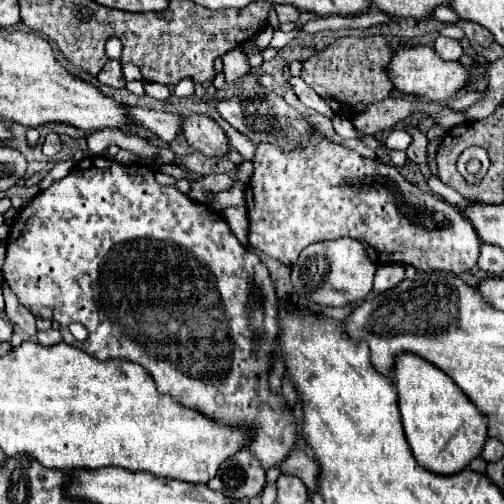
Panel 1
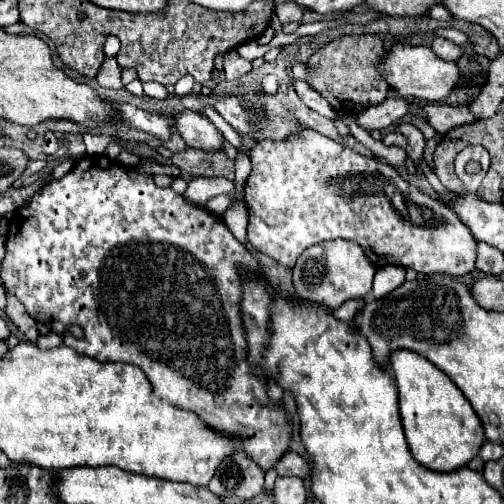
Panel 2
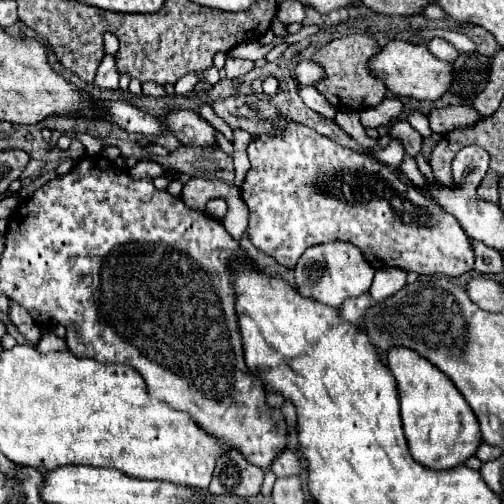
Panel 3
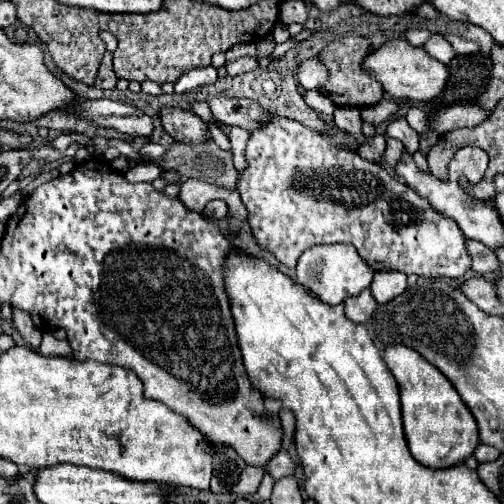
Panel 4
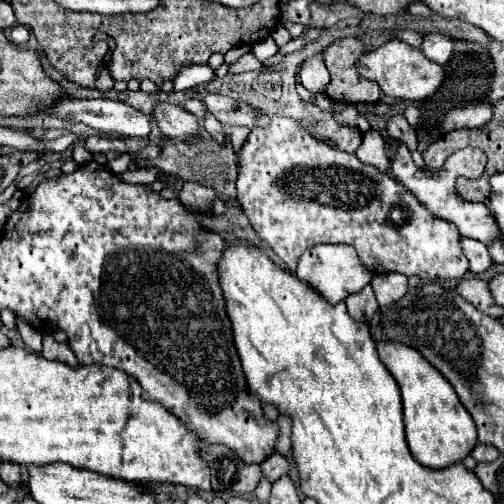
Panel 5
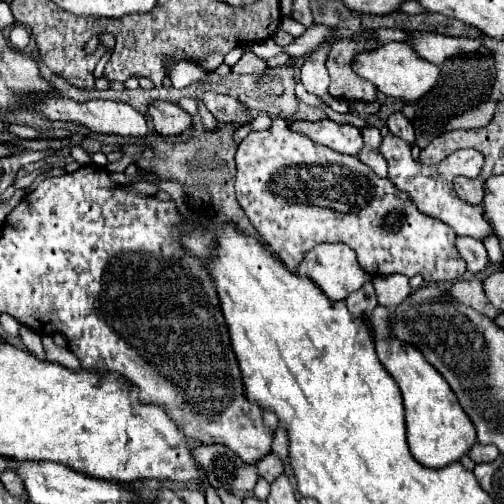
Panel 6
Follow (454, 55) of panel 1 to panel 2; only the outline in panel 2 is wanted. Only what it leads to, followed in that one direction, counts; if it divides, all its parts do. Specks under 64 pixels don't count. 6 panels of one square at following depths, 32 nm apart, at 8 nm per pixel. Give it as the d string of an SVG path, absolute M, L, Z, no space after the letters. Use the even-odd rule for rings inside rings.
M434 38L430 48L432 48L432 52L434 52L438 58L442 58L442 60L458 60L460 54L462 54L462 50L460 50L454 42L450 42L450 40L446 40L446 38Z

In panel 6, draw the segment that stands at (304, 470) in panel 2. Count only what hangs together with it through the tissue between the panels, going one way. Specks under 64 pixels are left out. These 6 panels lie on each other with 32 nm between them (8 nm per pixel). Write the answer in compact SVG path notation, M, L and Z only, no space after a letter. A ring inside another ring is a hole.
M266 454L264 458L260 458L256 464L258 476L264 478L266 482L272 482L274 478L278 478L284 472L284 464L274 456L274 454Z

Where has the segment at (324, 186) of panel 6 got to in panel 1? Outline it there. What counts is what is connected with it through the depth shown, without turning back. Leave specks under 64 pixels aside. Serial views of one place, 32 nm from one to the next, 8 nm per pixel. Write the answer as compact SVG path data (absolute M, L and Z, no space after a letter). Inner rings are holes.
M310 132L308 144L296 144L290 152L278 144L262 142L256 146L252 164L254 174L244 192L250 216L248 242L252 248L280 260L286 266L292 266L306 246L334 238L358 240L376 266L406 264L422 272L444 270L458 276L474 268L478 260L480 238L476 232L472 232L470 224L452 204L432 194L420 192L396 170L396 166L364 158L358 152L324 138L318 132Z

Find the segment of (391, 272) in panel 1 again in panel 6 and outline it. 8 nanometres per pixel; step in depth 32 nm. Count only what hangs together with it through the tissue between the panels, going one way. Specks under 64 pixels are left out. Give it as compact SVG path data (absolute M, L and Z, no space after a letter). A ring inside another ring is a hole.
M404 274L374 278L374 288L376 288L378 302L380 302L382 306L388 306L388 308L396 308L396 306L402 304L402 302L408 298L408 294L410 294L408 276L404 276Z

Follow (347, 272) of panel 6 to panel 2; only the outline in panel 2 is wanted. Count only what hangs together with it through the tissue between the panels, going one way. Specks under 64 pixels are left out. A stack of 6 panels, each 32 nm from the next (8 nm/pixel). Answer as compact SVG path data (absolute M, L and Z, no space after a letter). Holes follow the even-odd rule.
M332 240L306 248L294 266L294 288L304 300L318 302L328 308L338 308L350 298L370 294L376 268L364 256L364 250L350 240Z

